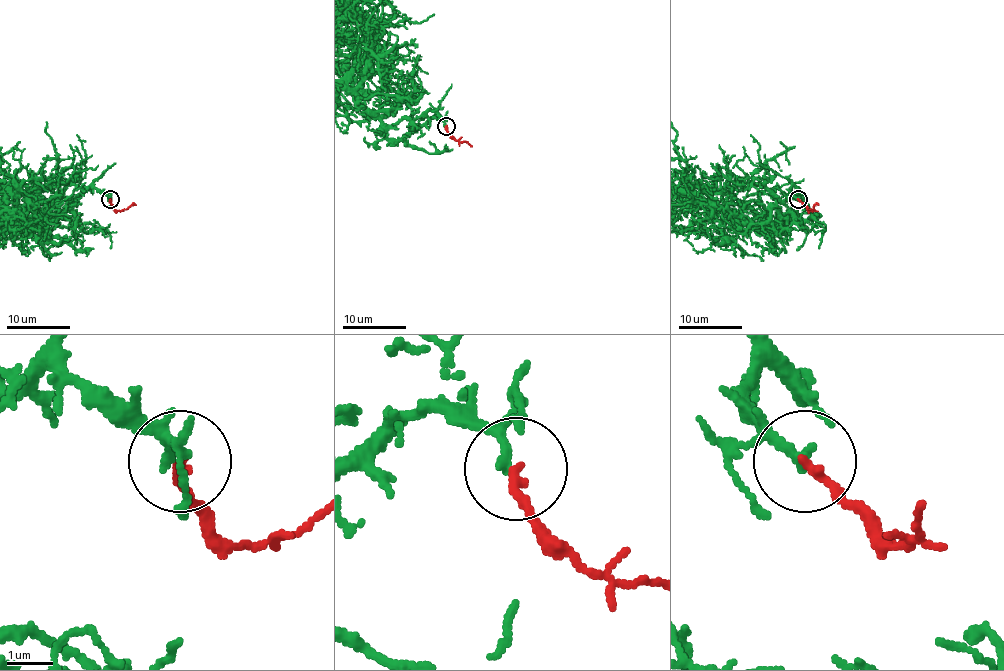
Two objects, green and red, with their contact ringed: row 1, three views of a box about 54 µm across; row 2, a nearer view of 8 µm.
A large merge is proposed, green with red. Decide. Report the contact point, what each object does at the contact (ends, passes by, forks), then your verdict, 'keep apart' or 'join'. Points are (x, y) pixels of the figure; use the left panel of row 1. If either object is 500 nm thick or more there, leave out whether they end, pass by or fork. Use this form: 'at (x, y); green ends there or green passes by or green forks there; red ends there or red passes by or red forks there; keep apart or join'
at (110, 199); green passes by; red ends there; join

